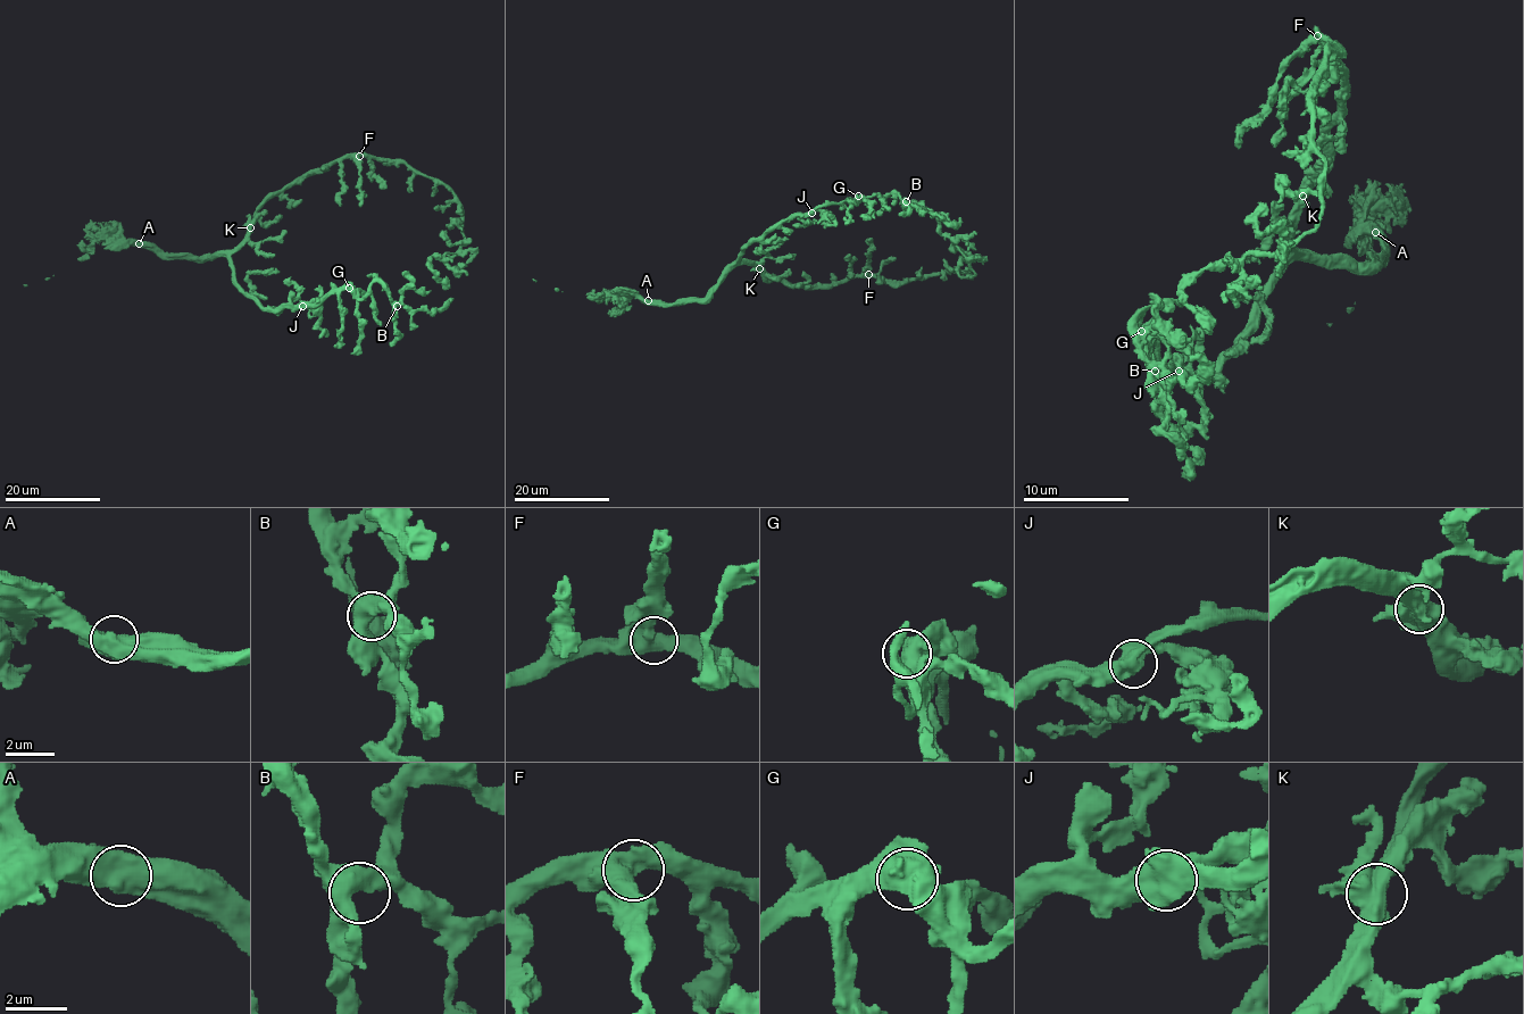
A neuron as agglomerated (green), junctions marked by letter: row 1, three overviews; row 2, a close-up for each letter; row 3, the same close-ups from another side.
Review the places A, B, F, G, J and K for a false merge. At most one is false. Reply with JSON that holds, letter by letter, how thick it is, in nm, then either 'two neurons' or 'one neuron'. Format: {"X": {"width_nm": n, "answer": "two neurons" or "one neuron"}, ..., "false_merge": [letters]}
{"A": {"width_nm": 600, "answer": "one neuron"}, "B": {"width_nm": 480, "answer": "one neuron"}, "F": {"width_nm": 550, "answer": "one neuron"}, "G": {"width_nm": 600, "answer": "one neuron"}, "J": {"width_nm": 600, "answer": "one neuron"}, "K": {"width_nm": 650, "answer": "one neuron"}, "false_merge": []}

